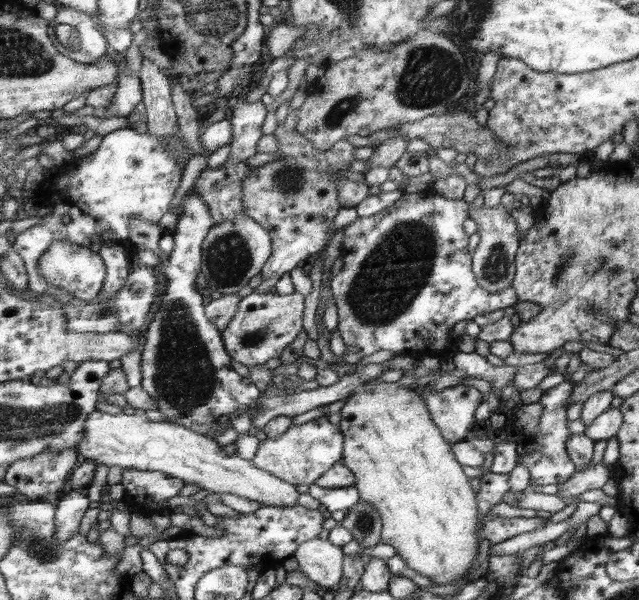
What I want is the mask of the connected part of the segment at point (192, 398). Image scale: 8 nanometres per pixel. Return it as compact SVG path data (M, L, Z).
M189 191L183 205L184 213L172 233L174 248L170 258L160 266L160 272L166 276L166 290L158 298L160 307L148 324L146 342L139 348L142 352L141 387L153 396L166 422L208 435L227 448L236 443L239 435L230 425L234 419L230 415L244 406L249 410L258 406L261 390L232 369L224 335L204 316L204 298L194 282L200 270L200 250L204 250L205 238L215 223L210 208L198 193Z

